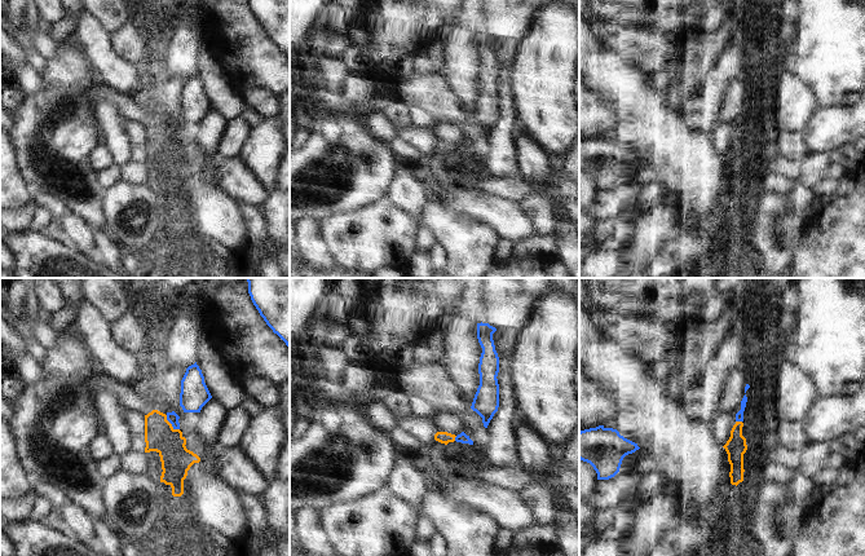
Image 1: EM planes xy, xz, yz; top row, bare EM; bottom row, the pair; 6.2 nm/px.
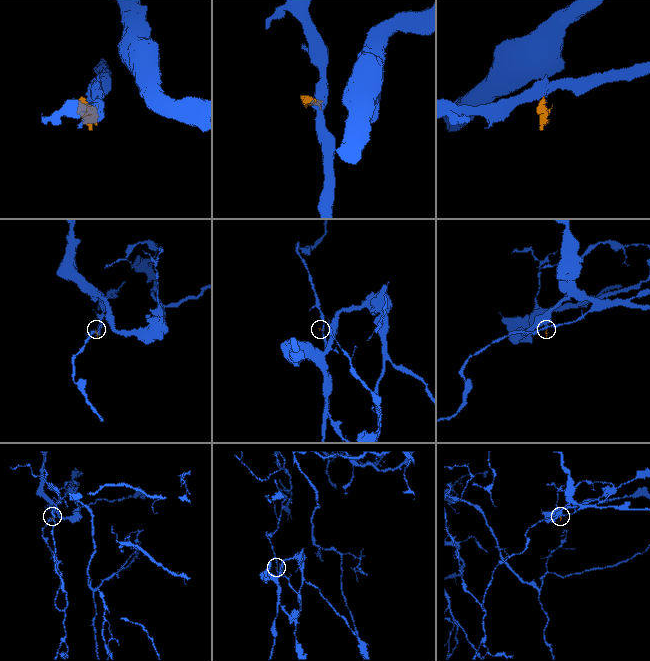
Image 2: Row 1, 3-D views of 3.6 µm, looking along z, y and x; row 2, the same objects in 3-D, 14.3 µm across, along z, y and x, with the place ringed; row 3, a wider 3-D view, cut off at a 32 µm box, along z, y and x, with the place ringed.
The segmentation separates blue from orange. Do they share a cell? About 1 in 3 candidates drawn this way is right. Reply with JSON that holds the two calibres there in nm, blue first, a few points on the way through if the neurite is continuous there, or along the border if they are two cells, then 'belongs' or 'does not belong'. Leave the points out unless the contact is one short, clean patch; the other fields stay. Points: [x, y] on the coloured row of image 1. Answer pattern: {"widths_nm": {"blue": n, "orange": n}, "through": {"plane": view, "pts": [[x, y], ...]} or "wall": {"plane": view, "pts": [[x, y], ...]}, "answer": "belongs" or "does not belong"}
{"widths_nm": {"blue": 70, "orange": 190}, "wall": {"plane": "xy", "pts": [[166, 415], [166, 419], [179, 429]]}, "answer": "does not belong"}

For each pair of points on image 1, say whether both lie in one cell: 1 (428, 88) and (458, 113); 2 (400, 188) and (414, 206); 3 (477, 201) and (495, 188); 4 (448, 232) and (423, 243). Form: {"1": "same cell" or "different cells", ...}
{"1": "same cell", "2": "same cell", "3": "different cells", "4": "different cells"}

